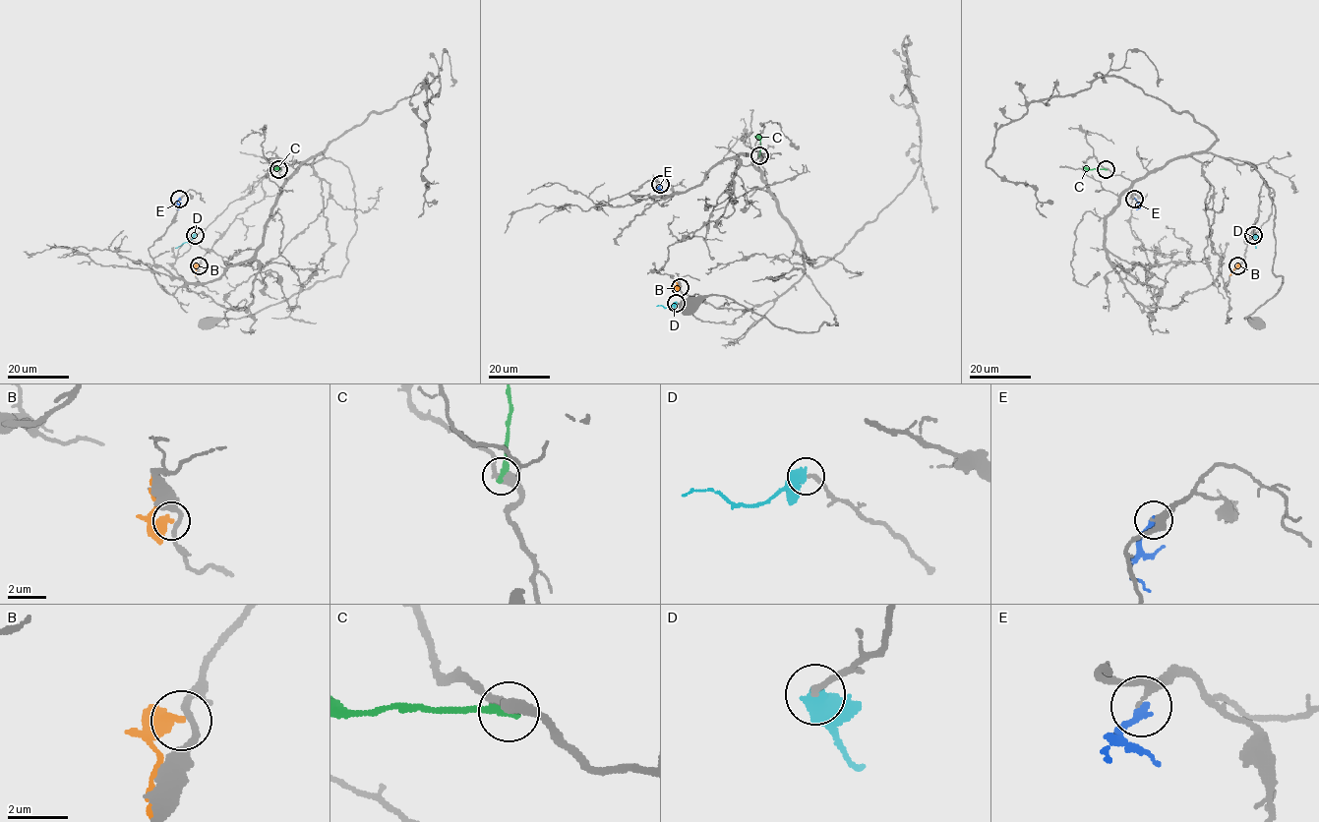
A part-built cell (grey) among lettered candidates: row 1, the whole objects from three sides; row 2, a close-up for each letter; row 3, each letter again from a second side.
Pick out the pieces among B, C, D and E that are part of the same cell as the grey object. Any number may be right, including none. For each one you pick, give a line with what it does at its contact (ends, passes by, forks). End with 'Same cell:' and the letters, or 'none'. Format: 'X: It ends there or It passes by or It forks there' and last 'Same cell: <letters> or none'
D: It ends there
Same cell: D

